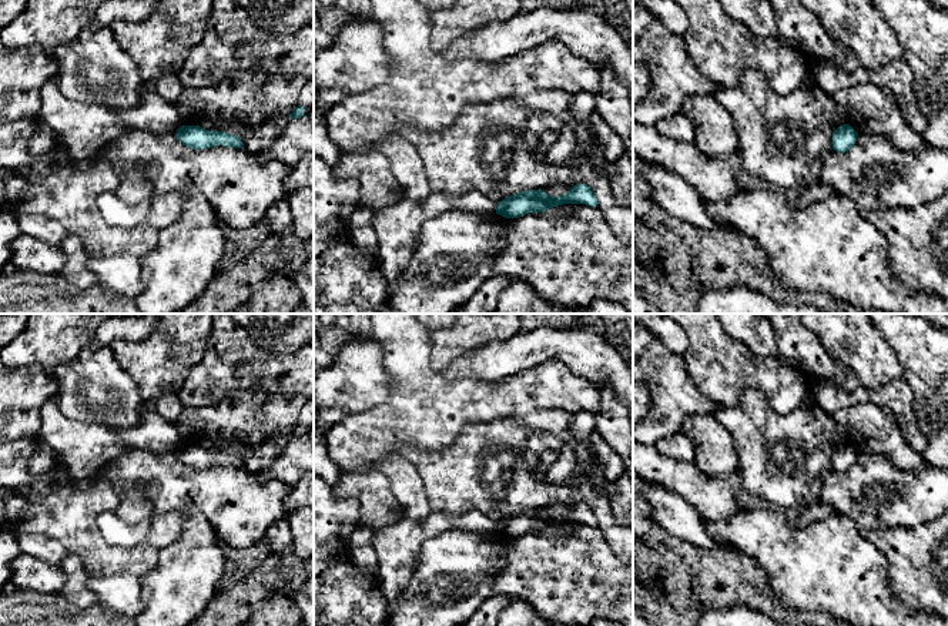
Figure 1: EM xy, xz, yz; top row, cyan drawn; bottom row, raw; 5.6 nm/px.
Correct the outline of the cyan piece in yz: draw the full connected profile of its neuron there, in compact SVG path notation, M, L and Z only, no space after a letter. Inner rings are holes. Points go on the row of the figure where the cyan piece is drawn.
M843 124L833 134L833 150L837 153L848 151L854 145L857 137L858 133L850 124Z

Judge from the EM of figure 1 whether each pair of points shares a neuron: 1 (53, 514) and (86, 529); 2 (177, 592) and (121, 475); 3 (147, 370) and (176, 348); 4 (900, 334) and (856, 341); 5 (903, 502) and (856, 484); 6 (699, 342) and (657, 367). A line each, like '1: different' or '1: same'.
1: same
2: different
3: same
4: different
5: same
6: different

